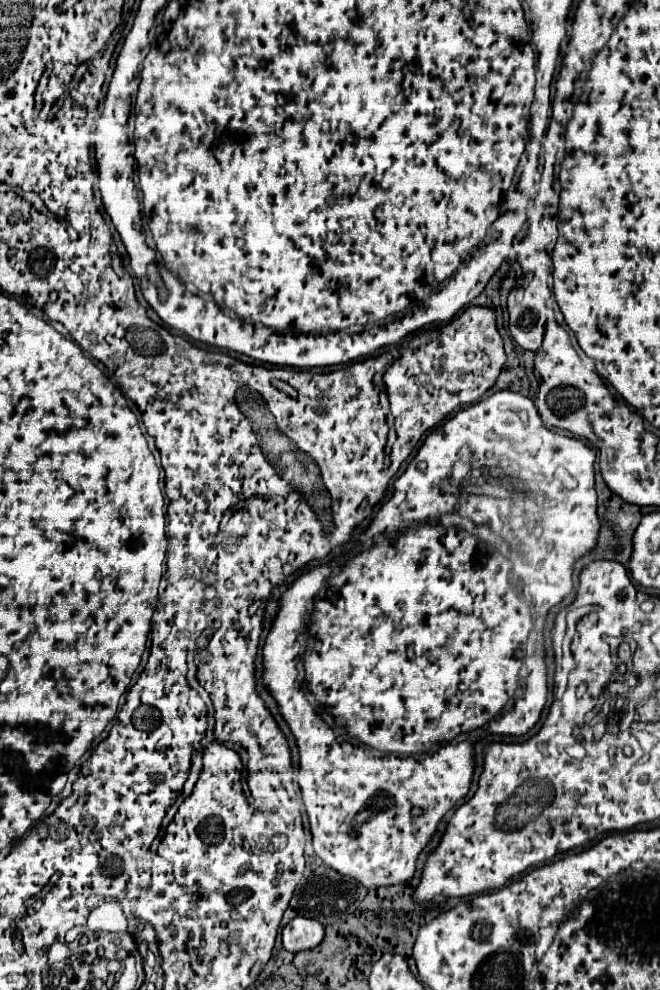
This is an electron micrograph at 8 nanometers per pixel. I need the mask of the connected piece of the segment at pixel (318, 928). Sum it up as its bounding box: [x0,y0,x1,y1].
[282,916,324,952]

